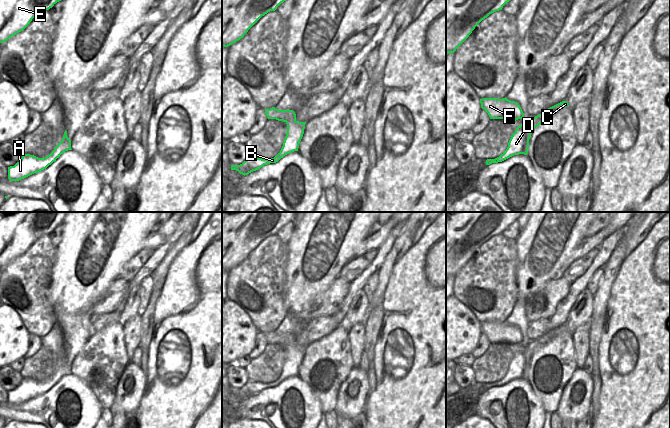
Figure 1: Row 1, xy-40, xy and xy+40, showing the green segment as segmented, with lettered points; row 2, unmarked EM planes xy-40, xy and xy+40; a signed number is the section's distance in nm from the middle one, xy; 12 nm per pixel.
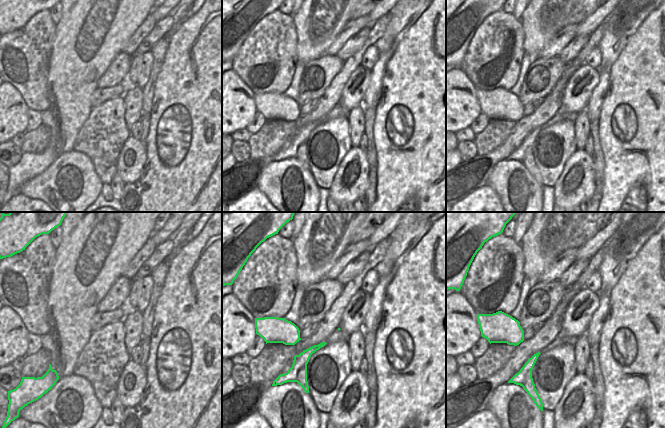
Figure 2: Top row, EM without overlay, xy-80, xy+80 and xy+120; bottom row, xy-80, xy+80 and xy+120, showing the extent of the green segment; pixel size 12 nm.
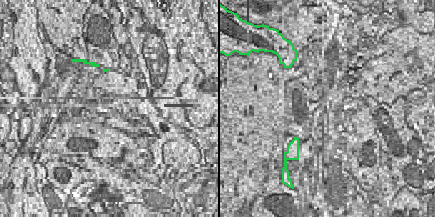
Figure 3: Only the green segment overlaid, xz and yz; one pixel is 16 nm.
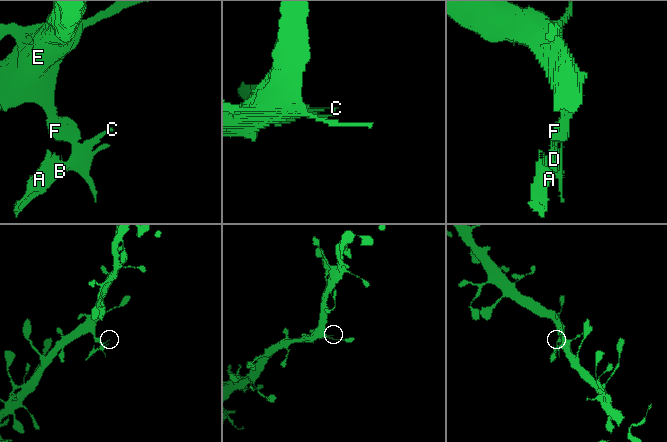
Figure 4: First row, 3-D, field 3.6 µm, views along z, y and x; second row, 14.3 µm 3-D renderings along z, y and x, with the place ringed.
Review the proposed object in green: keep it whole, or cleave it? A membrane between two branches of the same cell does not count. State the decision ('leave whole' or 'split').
split

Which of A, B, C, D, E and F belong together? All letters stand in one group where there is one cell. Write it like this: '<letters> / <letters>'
A B C D / E F

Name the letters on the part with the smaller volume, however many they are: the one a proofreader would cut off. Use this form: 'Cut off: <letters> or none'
Cut off: A, B, C, D

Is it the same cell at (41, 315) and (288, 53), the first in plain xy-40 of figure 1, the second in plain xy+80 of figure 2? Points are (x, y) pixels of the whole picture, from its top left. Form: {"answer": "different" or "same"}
{"answer": "same"}

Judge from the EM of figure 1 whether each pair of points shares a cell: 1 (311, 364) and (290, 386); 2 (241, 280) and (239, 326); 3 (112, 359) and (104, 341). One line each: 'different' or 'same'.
1: different
2: different
3: same

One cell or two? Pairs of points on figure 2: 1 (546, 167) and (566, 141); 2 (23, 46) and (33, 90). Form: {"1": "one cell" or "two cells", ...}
{"1": "one cell", "2": "one cell"}

